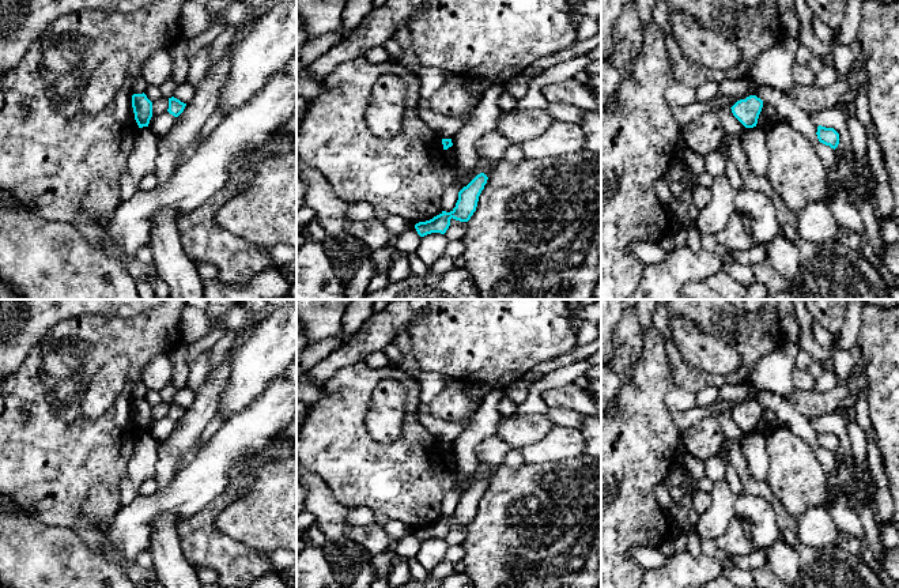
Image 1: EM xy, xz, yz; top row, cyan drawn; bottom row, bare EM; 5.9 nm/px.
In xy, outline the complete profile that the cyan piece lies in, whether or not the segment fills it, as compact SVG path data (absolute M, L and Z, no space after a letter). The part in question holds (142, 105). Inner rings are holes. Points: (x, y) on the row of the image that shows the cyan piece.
M144 93L132 95L132 108L139 128L148 127L152 117L152 102Z

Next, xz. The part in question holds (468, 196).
M484 173L477 174L467 186L458 192L456 207L450 211L442 211L430 220L419 222L415 229L420 237L431 233L445 234L450 226L450 219L468 222L476 211L479 196L487 184L488 177Z

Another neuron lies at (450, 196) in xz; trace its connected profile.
M449 186L442 197L442 211L450 212L456 207L456 203L458 200L458 188L457 186Z

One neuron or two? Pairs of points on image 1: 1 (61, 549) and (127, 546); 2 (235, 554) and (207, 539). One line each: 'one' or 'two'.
1: one
2: one

